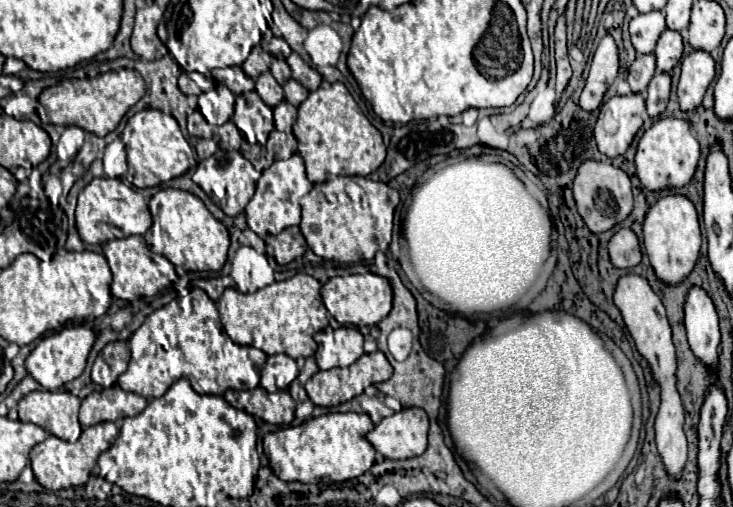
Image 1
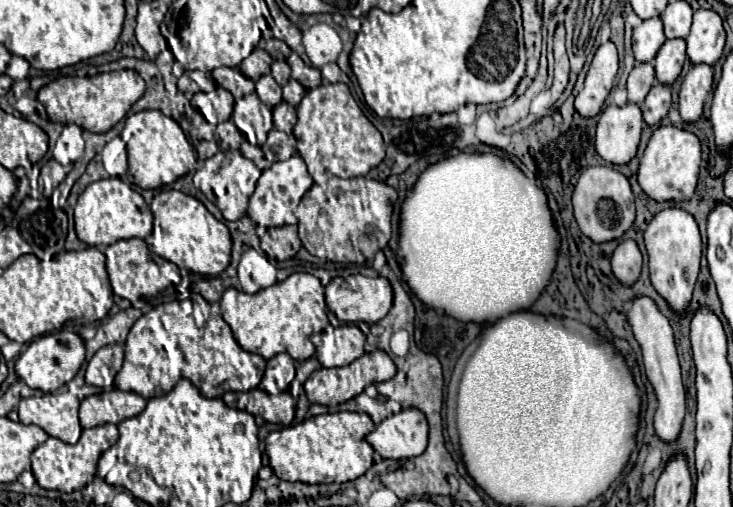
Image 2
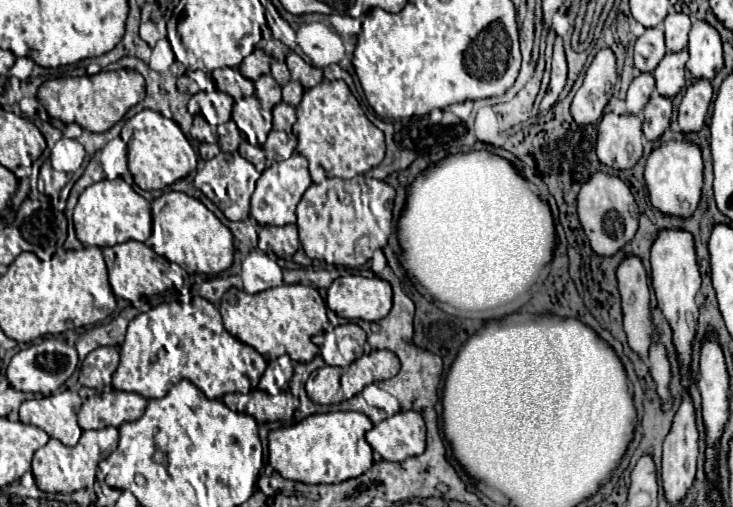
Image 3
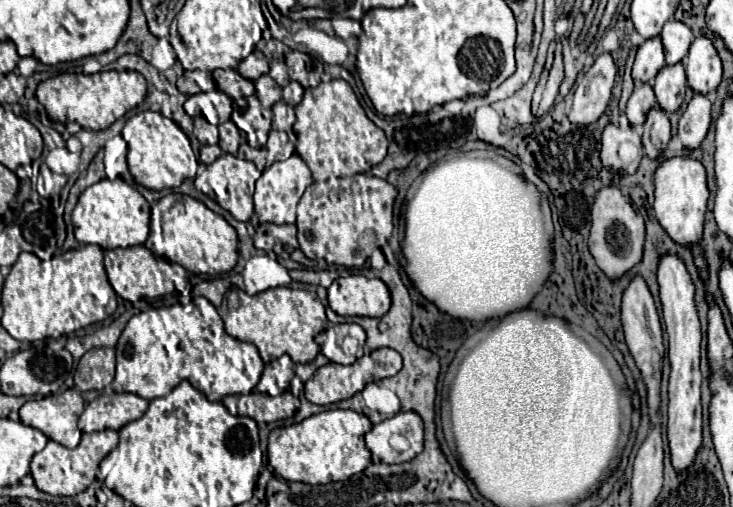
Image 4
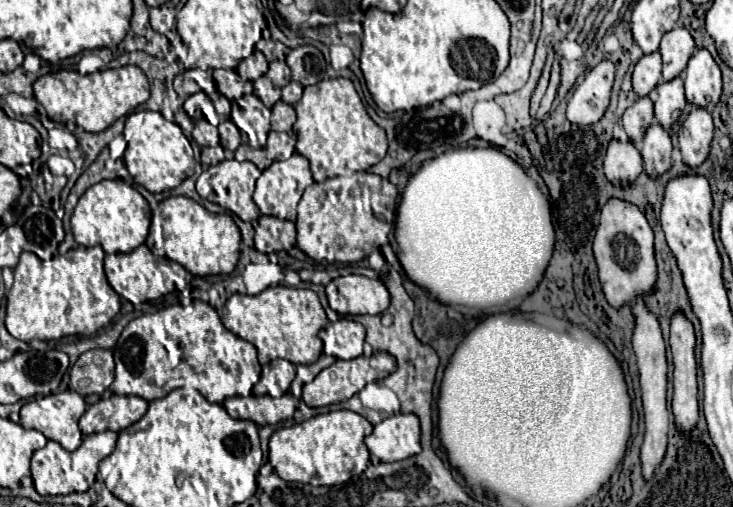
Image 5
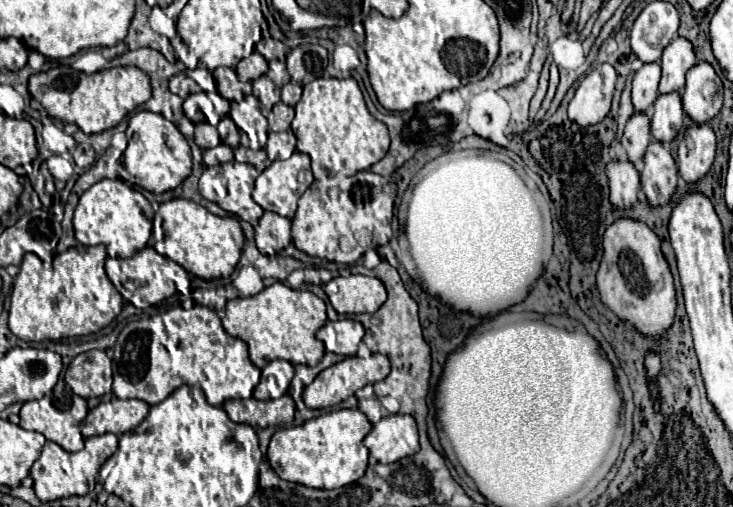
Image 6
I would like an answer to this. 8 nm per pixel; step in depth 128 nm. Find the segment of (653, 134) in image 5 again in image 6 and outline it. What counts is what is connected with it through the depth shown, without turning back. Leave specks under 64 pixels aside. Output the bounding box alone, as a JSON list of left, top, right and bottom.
[640,140,678,206]

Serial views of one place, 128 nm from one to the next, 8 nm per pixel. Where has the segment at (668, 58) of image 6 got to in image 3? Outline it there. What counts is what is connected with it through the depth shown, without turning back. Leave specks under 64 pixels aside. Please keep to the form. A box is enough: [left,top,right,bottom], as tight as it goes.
[662,12,690,52]

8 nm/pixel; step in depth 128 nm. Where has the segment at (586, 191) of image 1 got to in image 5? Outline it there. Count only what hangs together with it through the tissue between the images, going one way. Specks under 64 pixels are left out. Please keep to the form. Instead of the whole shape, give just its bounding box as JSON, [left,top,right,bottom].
[594,200,658,308]

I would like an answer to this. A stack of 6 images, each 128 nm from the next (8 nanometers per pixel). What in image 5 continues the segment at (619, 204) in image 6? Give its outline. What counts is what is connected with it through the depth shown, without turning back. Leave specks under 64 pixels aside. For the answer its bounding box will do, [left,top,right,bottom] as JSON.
[604,140,642,188]

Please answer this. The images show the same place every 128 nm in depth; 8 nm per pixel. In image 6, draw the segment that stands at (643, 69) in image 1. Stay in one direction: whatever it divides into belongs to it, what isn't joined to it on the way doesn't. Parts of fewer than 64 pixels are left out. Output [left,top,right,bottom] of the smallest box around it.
[622,114,650,164]

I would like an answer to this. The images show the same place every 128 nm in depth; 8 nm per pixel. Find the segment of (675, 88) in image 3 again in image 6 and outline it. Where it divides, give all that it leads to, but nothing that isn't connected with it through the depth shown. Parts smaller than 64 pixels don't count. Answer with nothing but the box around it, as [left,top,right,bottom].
[650,92,684,144]

